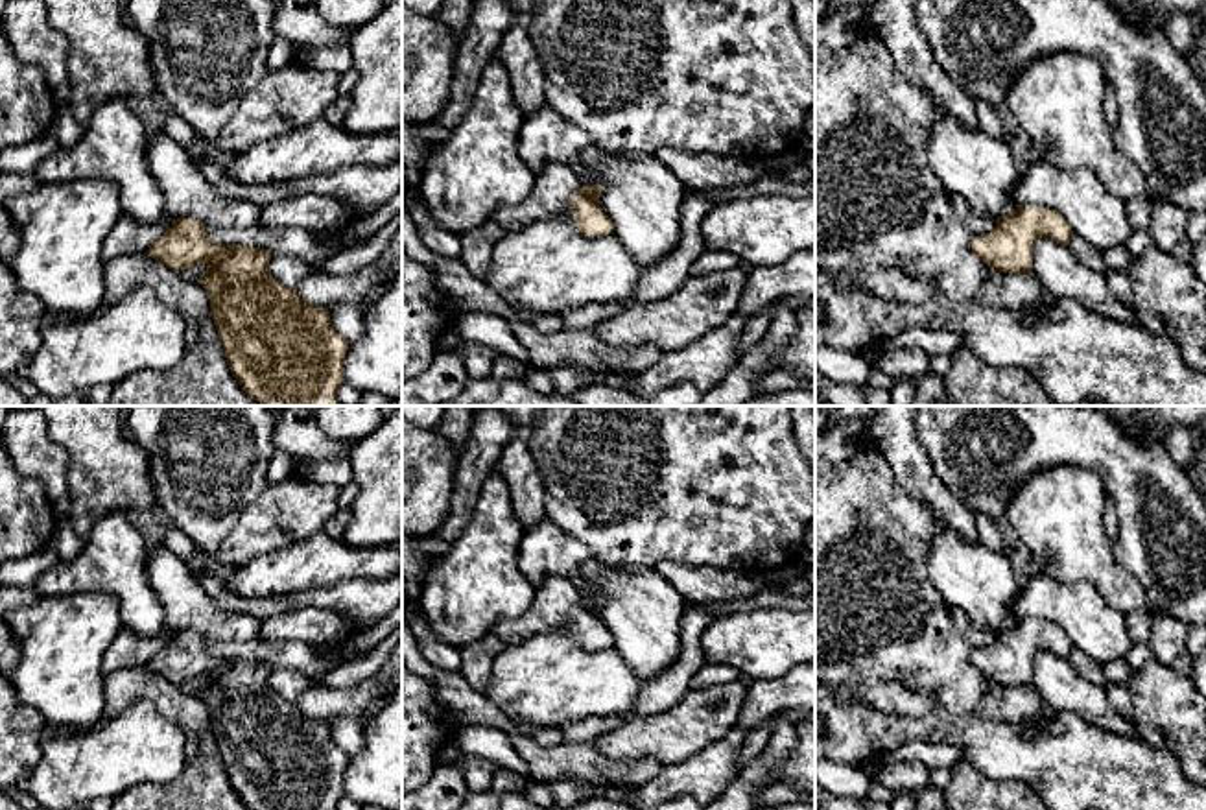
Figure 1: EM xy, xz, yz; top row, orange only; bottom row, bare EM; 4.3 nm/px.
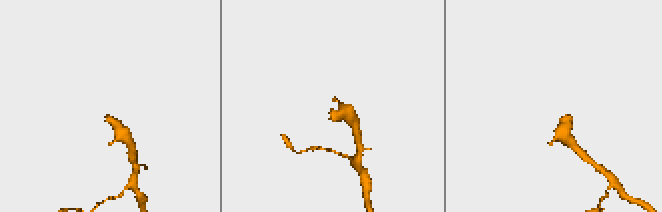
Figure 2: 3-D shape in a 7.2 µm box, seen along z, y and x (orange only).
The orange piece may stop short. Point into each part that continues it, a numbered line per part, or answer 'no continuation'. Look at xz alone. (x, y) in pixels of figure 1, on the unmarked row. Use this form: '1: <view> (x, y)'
1: xz (555, 598)

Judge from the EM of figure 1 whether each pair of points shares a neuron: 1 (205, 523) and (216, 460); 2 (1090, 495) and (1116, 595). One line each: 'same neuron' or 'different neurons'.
1: same neuron
2: same neuron

